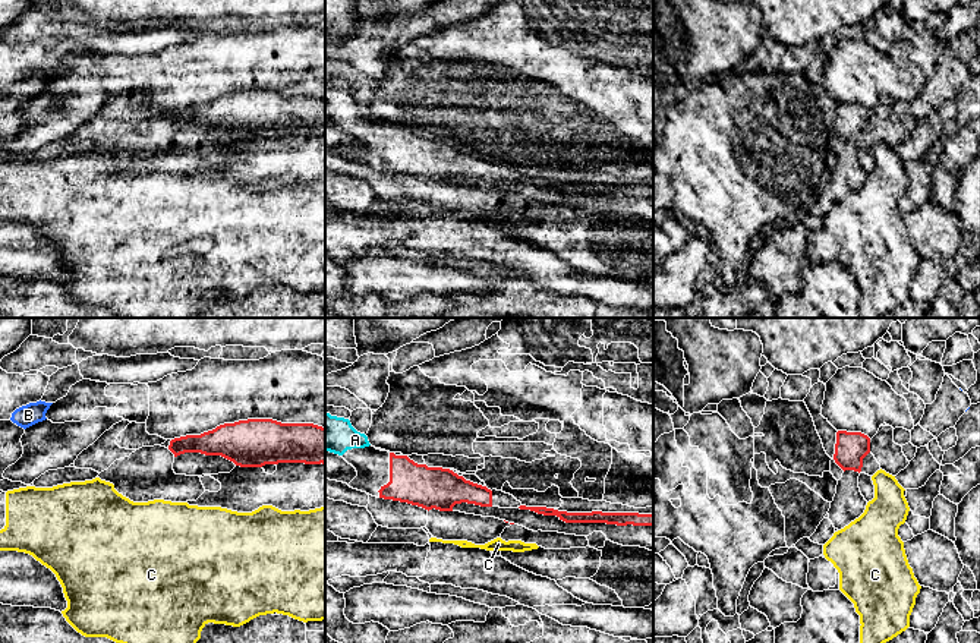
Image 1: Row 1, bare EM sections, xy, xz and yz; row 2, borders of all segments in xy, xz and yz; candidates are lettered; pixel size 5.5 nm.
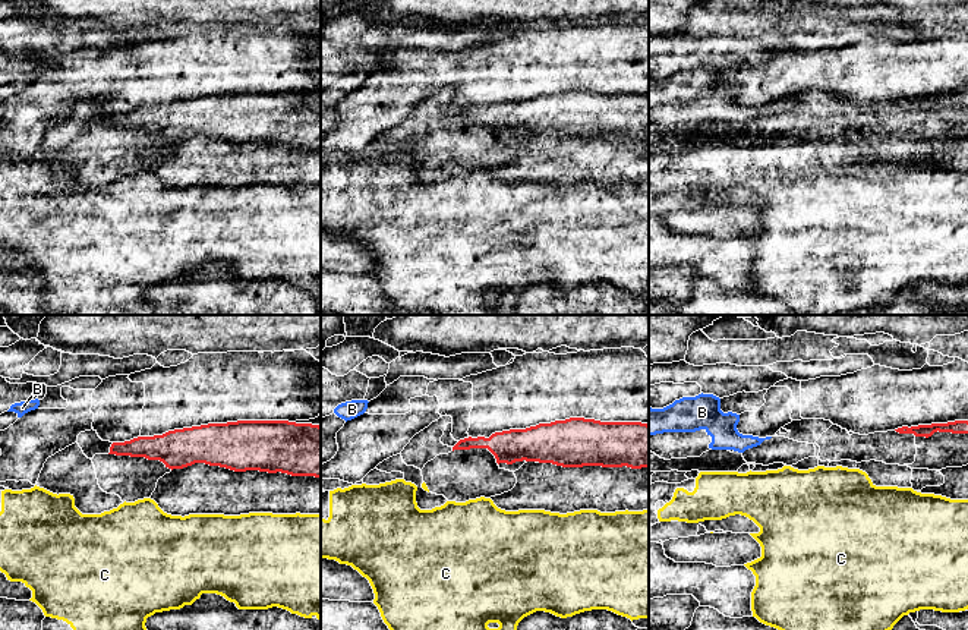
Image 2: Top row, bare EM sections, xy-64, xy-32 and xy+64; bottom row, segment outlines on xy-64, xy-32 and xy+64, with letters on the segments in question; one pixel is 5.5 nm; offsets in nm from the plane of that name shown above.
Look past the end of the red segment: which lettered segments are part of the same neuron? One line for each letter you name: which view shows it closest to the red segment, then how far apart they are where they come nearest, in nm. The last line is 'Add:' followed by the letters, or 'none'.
A: xz | 120 nm
Add: A

